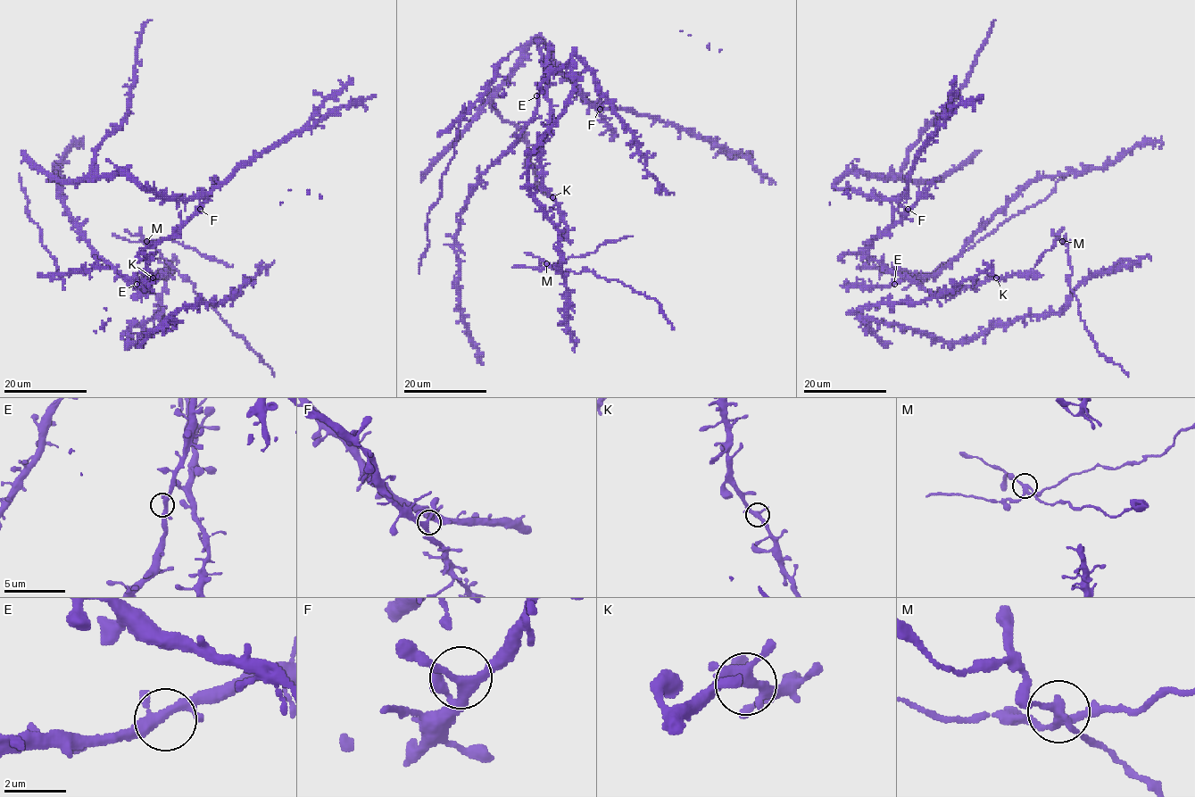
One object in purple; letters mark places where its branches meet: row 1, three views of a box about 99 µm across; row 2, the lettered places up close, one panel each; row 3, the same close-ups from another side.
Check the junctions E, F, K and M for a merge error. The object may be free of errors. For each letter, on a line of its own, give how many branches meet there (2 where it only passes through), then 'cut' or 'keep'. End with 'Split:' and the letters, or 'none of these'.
E: 4 branches meet; keep
F: 3 branches meet; keep
K: 4 branches meet; keep
M: 4 branches meet; cut
Split: M

